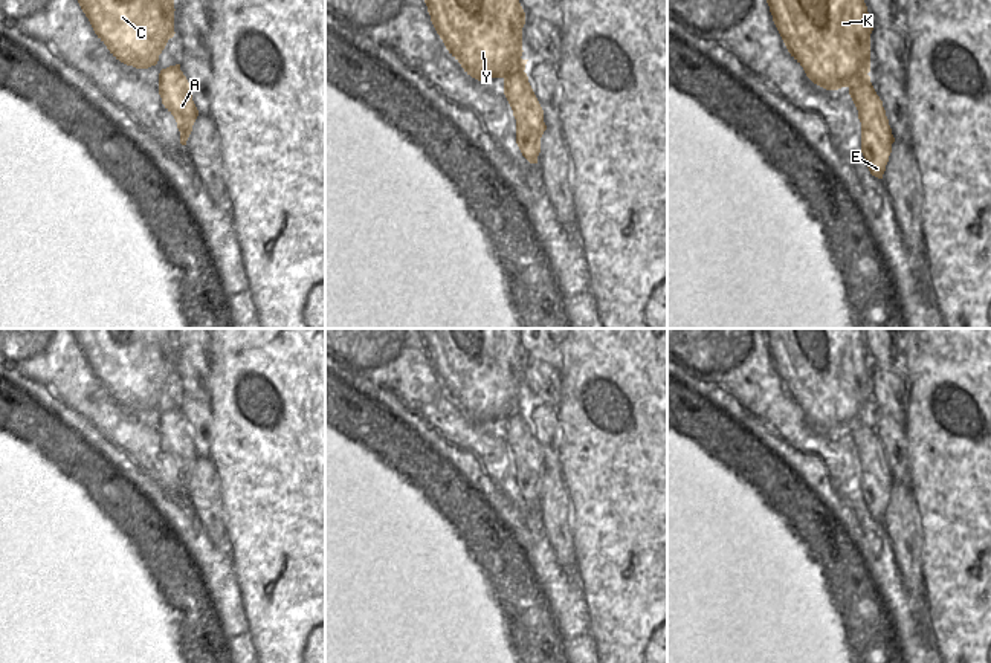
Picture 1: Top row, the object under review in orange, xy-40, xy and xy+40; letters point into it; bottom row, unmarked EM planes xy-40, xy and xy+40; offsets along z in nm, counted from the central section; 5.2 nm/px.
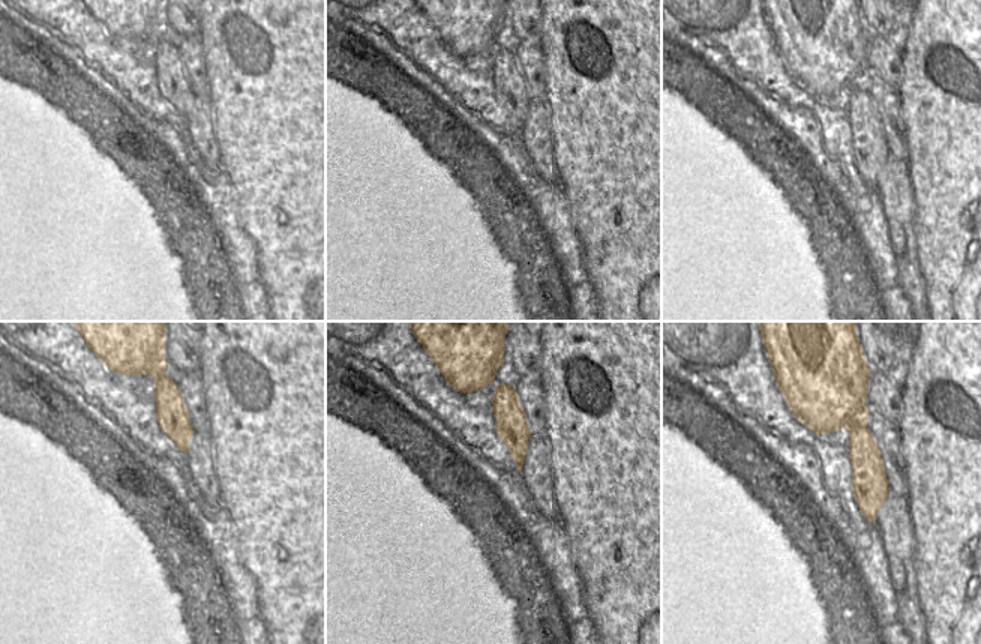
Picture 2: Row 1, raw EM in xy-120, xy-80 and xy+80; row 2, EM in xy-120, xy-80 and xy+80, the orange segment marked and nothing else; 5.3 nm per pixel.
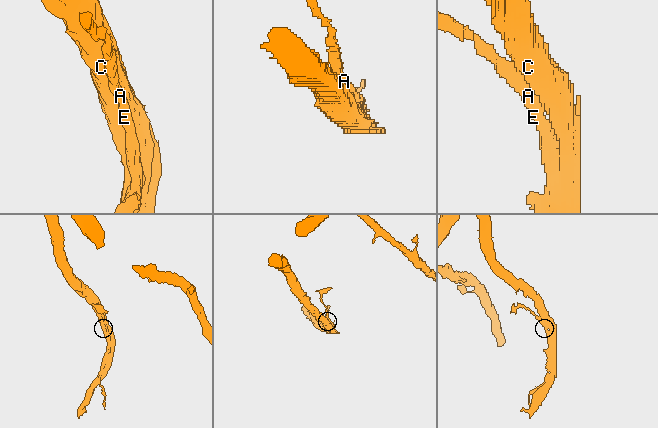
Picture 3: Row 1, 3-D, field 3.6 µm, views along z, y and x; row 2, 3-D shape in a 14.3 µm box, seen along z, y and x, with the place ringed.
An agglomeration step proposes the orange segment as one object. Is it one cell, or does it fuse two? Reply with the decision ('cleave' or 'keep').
cleave

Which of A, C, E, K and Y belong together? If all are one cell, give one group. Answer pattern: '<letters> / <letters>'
A E / C K Y

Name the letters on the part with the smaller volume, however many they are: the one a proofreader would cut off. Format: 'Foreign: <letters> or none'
Foreign: A, E

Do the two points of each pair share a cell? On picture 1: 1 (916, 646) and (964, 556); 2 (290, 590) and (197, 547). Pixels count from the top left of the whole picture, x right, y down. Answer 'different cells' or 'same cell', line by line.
1: different cells
2: different cells

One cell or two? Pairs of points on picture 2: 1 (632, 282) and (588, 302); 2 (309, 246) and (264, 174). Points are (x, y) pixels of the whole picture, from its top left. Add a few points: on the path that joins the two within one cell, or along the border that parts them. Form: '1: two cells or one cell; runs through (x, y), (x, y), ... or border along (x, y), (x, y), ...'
1: two cells; border along (588, 281), (600, 305)
2: one cell; runs through (309, 228), (309, 219), (282, 192)

